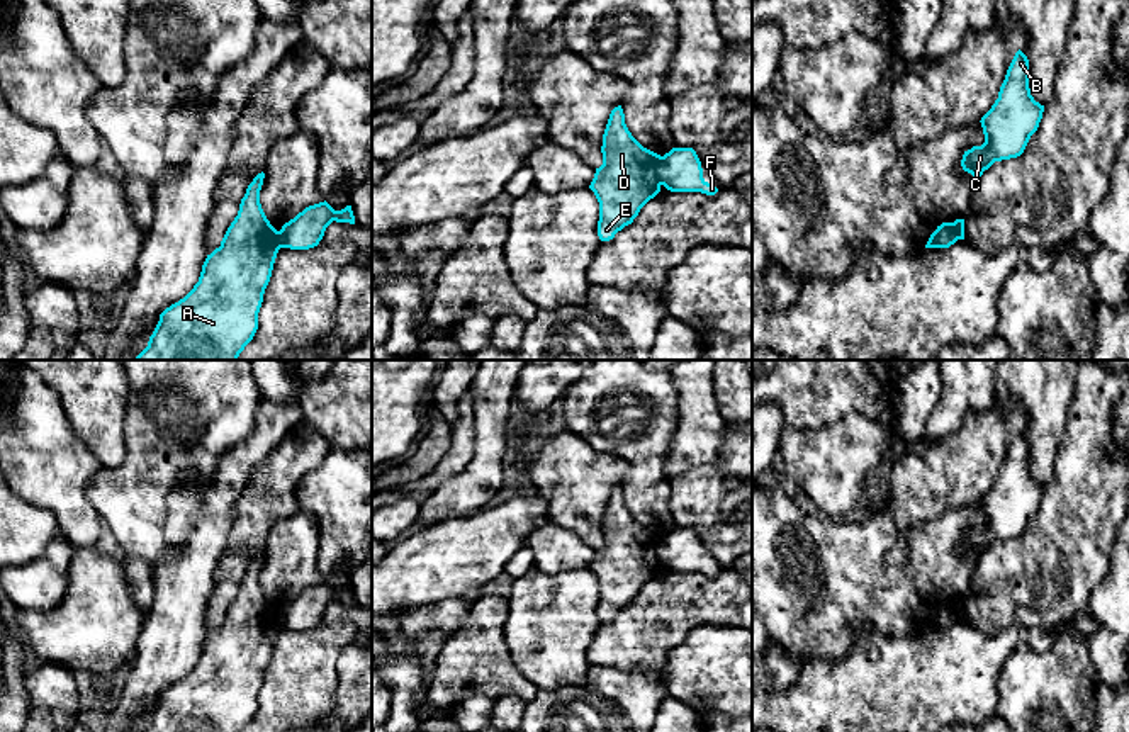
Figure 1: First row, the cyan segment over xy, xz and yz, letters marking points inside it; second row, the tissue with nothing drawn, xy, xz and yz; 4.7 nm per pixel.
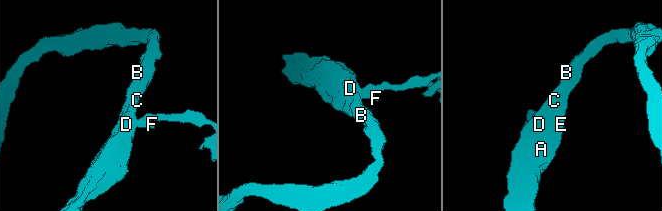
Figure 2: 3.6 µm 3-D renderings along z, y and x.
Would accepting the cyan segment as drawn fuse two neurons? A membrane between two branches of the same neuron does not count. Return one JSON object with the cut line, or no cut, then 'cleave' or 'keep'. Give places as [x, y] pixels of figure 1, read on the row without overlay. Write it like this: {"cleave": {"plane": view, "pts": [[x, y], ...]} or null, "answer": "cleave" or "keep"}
{"cleave": {"plane": "xz", "pts": [[662, 537], [657, 547], [657, 561], [661, 564]]}, "answer": "cleave"}

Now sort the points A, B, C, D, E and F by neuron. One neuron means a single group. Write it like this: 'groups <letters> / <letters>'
groups A B C D E / F

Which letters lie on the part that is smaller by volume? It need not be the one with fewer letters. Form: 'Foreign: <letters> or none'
Foreign: F

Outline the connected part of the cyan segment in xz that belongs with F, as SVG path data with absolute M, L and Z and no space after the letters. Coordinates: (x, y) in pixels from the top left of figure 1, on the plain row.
M672 528L657 549L659 562L671 572L715 576L718 569L703 559L701 542L693 528Z

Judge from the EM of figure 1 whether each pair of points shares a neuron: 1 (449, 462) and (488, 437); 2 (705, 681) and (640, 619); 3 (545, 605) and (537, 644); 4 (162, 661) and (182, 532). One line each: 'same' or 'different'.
1: different
2: different
3: same
4: same

